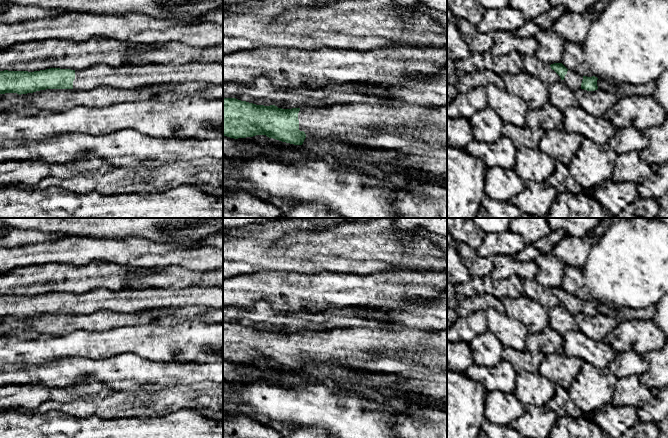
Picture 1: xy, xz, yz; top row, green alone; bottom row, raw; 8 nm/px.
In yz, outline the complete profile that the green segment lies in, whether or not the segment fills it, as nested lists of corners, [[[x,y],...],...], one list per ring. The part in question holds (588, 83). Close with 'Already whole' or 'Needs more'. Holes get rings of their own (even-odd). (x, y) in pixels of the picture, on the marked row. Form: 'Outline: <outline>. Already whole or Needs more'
Outline: [[[554,63],[551,64],[550,67],[560,76],[561,80],[563,80],[566,85],[574,92],[578,89],[584,89],[587,91],[595,91],[598,89],[598,78],[595,76],[581,76],[567,69],[562,63]]]. Needs more

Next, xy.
Outline: [[[185,63],[126,64],[110,67],[99,64],[83,70],[50,68],[46,70],[0,71],[0,94],[27,94],[46,89],[90,90],[100,86],[139,89],[146,86],[184,83],[223,85],[223,64]]]. Needs more

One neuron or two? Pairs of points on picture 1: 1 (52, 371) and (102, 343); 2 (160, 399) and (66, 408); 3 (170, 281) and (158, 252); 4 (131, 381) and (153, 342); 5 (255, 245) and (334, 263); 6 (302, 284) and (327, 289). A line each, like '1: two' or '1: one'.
1: two
2: one
3: two
4: two
5: one
6: one

